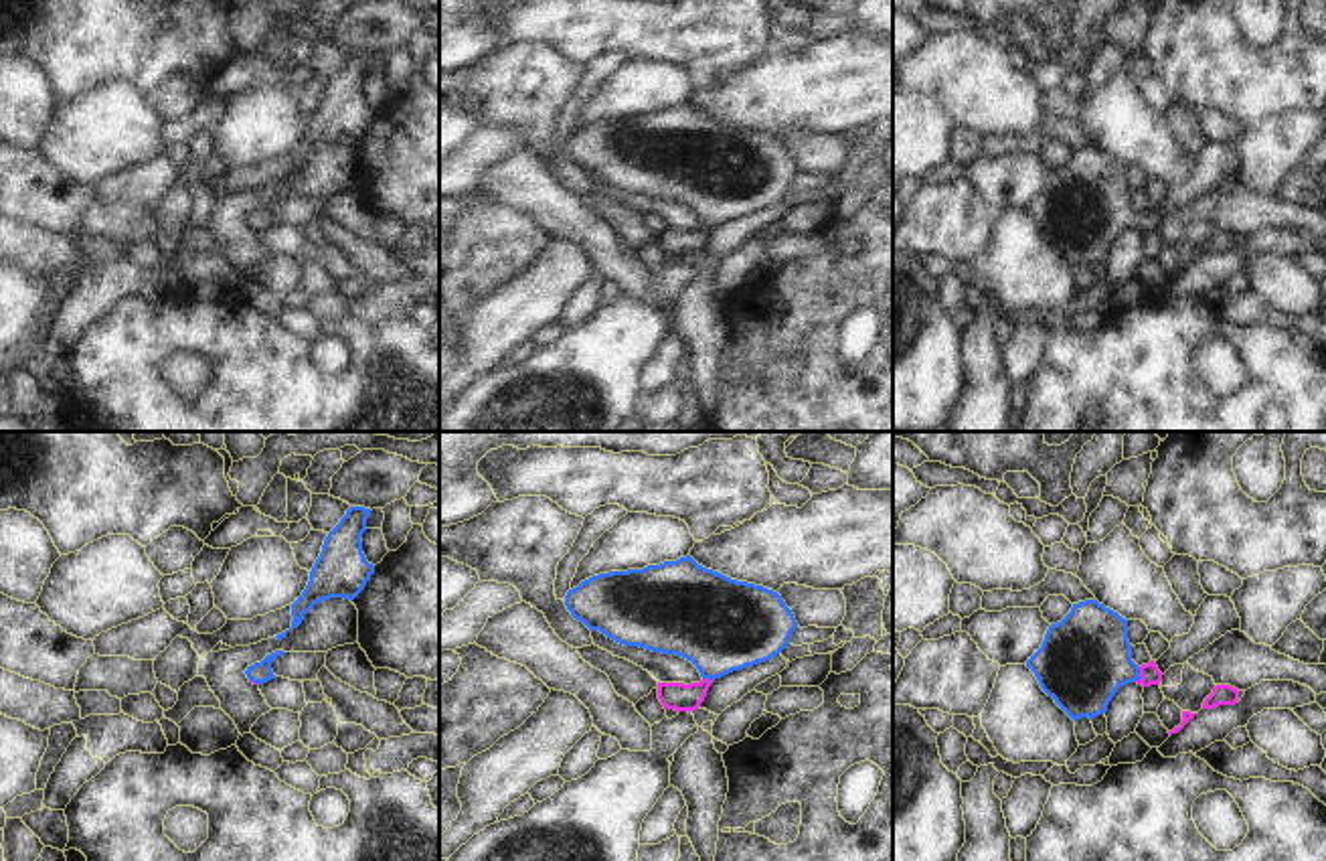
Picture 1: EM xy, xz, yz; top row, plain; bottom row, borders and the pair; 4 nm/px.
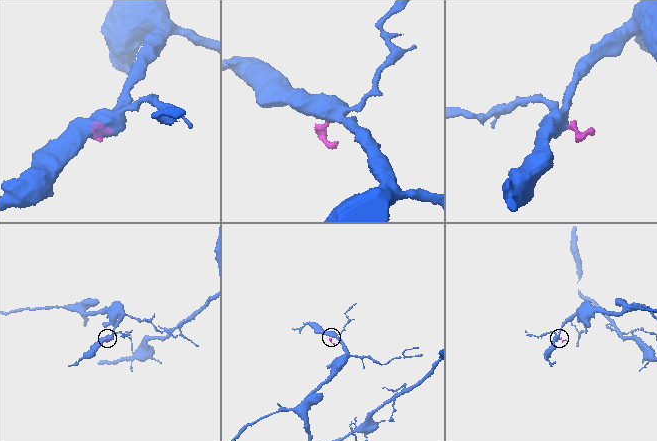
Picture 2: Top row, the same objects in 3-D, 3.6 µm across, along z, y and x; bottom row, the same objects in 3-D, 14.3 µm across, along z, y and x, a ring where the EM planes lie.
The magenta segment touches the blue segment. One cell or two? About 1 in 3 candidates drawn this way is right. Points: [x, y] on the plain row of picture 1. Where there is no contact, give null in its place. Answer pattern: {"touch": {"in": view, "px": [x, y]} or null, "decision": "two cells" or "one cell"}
{"touch": {"in": "yz", "px": [1140, 221]}, "decision": "one cell"}

